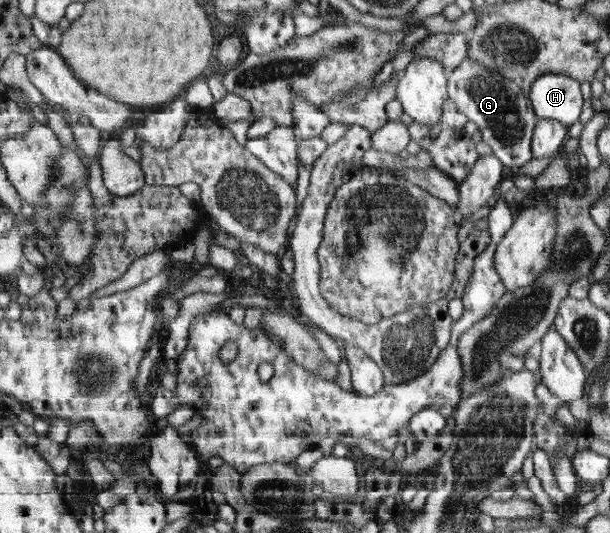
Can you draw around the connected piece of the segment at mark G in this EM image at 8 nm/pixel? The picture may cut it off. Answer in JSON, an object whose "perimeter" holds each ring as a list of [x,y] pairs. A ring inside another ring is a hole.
{"perimeter":[[[468,57],[460,66],[449,73],[449,98],[469,117],[470,121],[476,123],[479,128],[484,126],[482,139],[492,147],[493,154],[500,158],[506,167],[516,167],[518,169],[534,158],[530,142],[538,118],[533,113],[529,97],[522,93],[517,82],[506,78],[498,69],[492,69]]]}

